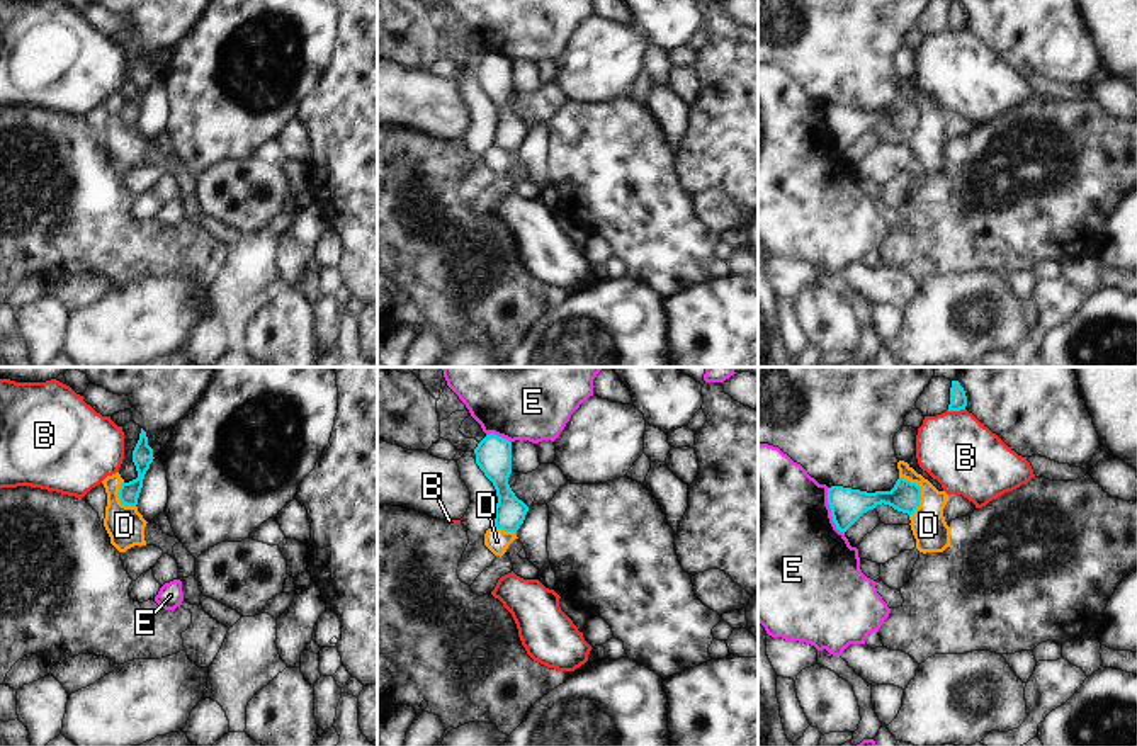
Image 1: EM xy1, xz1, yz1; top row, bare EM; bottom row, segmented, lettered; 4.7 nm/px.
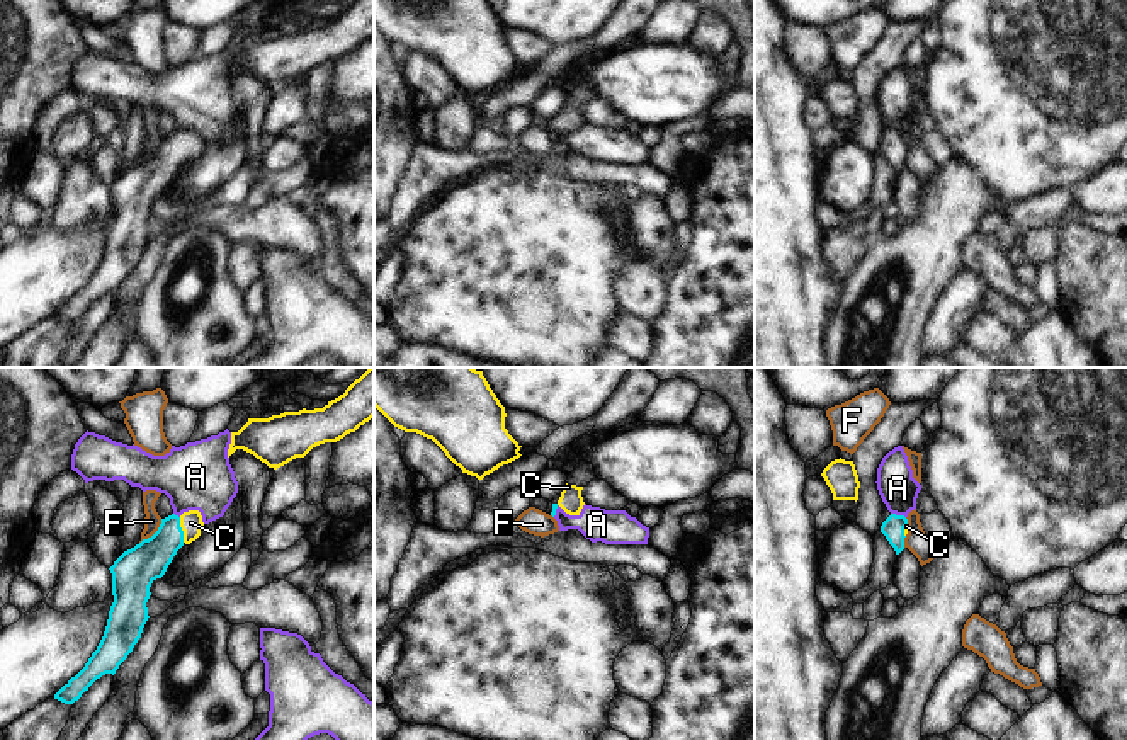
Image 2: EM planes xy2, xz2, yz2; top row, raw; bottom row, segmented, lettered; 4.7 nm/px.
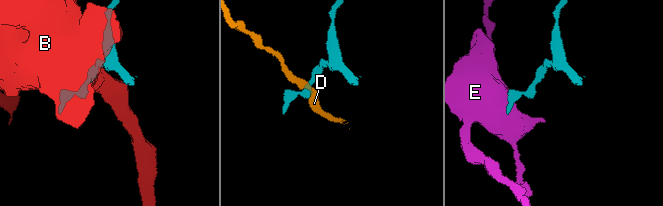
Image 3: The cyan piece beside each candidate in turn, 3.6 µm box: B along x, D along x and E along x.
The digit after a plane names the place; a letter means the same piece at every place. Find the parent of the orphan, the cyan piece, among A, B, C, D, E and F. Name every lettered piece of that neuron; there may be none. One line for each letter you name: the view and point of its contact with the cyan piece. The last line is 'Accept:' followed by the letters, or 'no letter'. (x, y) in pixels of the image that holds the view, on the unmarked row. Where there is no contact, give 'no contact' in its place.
C: xy2 (181, 148)
Accept: C

